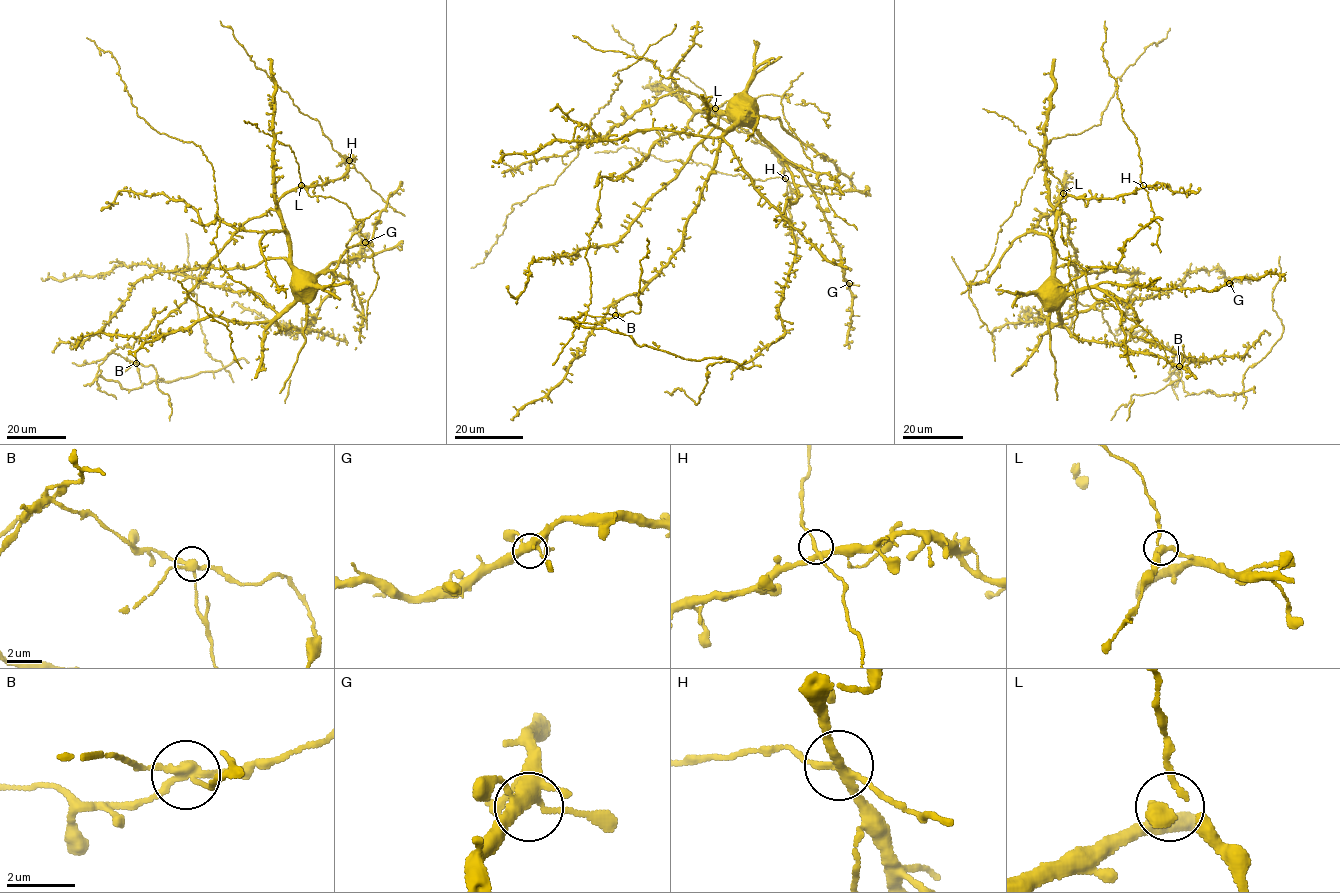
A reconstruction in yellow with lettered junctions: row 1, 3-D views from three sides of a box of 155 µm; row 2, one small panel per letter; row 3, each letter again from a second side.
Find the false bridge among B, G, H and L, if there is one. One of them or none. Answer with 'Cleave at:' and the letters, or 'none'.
Cleave at: B

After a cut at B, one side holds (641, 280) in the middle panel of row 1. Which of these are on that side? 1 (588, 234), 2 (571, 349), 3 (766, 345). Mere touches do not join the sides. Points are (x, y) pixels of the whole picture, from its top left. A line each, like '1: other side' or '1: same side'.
1: other side
2: same side
3: same side

